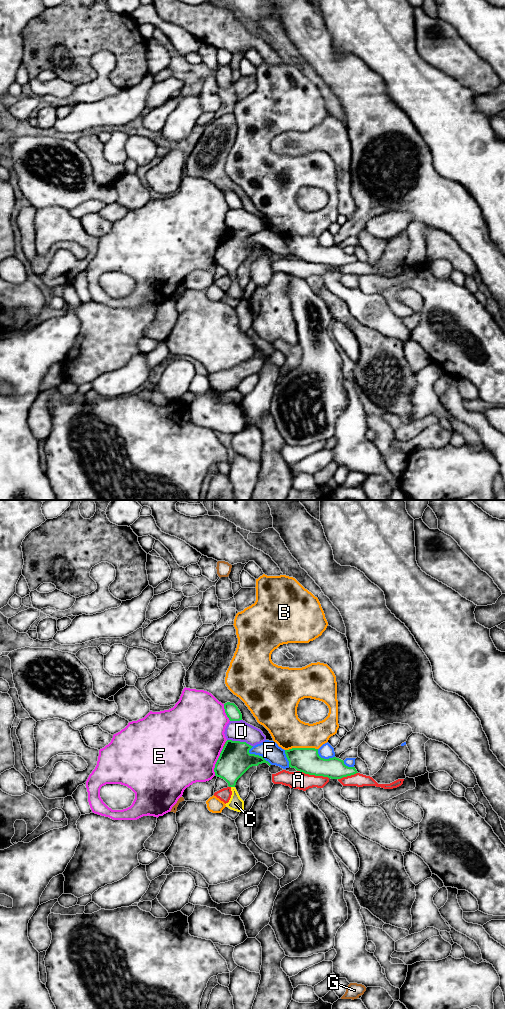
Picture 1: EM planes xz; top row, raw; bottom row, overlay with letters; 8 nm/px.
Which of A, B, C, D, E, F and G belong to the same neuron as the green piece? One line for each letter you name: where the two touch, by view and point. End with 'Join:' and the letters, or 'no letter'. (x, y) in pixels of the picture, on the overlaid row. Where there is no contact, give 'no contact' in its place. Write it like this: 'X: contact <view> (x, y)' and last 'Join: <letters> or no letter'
C: contact xz (233, 786)
Join: C

